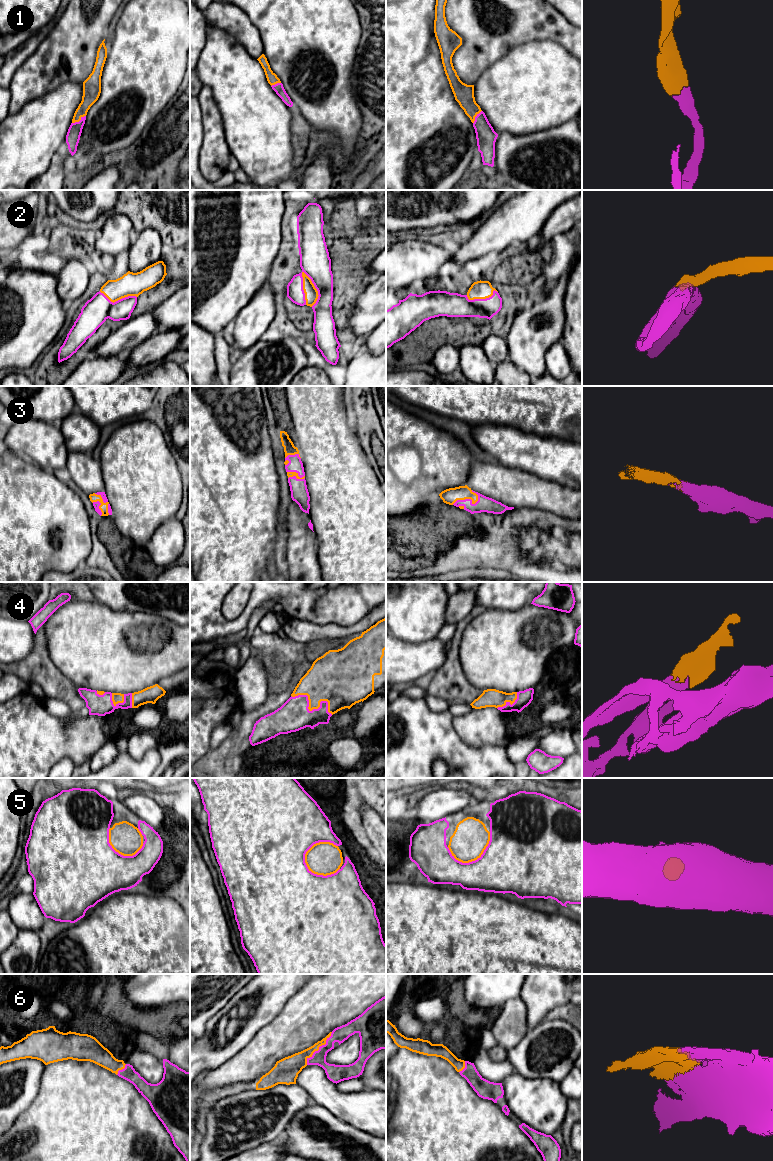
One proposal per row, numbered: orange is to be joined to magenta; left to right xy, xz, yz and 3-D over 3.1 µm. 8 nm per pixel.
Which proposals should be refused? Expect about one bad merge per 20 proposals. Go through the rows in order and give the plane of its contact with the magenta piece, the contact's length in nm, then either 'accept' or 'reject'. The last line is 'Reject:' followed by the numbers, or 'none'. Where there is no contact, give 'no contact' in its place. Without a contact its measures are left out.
1: meets magenta in xy; contact 130 nm long; accept
2: meets magenta in xz; contact 300 nm long; accept
3: meets magenta in yz; contact 220 nm long; accept
4: meets magenta in xz; contact 360 nm long; accept
5: meets magenta in xz; contact 320 nm long; accept
6: meets magenta in xz; contact 340 nm long; accept
Reject: none

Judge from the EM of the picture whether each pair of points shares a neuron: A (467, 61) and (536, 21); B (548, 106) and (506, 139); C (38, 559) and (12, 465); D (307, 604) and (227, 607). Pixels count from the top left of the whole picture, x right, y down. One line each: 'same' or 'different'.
A: same
B: different
C: same
D: different

